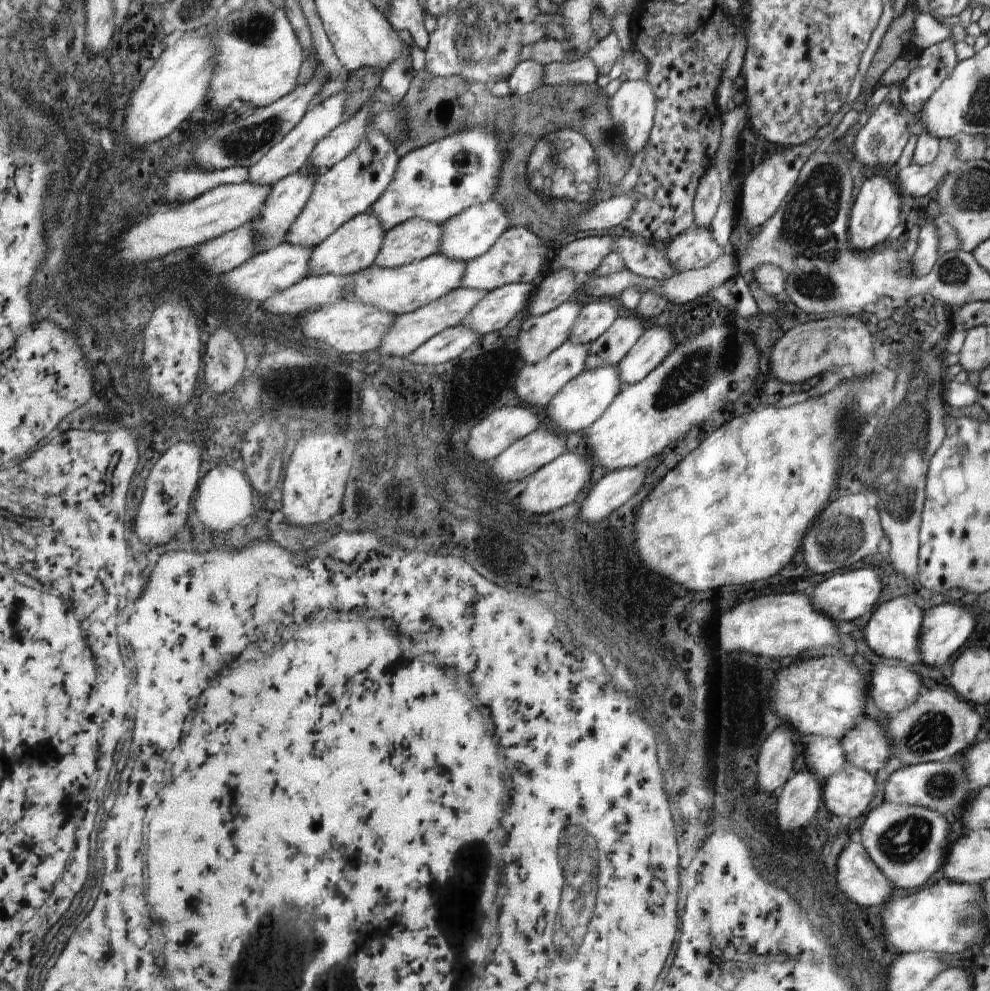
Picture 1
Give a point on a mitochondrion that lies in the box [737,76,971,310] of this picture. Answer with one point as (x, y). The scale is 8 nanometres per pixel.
(815, 204)

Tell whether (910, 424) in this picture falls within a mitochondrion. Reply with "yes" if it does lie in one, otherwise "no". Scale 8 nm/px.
yes

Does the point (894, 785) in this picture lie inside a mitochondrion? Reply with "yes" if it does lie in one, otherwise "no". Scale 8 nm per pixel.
no

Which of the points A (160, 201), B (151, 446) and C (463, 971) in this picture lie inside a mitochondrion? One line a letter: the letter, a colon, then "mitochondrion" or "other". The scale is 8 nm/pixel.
A: other
B: other
C: other

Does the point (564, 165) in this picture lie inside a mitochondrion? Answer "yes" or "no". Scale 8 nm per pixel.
yes

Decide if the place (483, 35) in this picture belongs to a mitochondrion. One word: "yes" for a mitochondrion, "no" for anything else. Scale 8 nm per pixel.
yes

